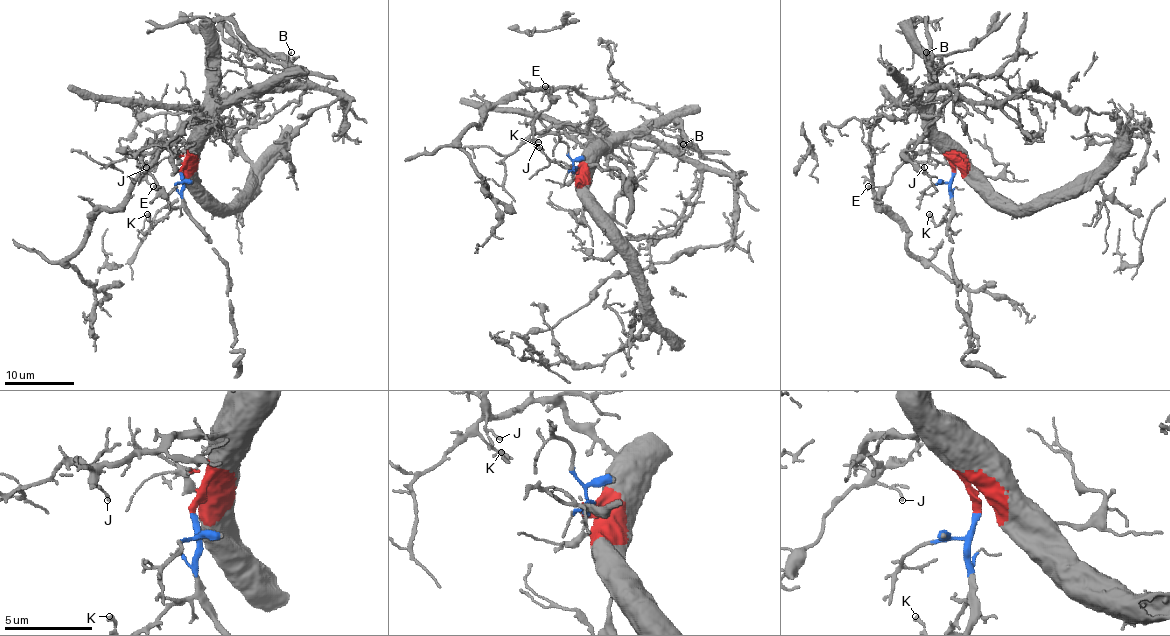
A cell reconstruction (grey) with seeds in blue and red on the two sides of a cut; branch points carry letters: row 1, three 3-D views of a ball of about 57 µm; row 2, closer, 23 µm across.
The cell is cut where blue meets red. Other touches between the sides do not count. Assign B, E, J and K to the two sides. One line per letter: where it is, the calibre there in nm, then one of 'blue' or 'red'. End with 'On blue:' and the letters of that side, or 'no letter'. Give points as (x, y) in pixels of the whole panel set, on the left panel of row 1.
B: place (291, 52); calibre 110 nm; red
E: place (153, 186); calibre 190 nm; red
J: place (146, 167); calibre 120 nm; red
K: place (147, 214); calibre 220 nm; blue
On blue: K

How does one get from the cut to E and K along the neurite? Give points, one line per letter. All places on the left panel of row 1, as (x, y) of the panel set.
E: (180, 173), (192, 141), (171, 141), (142, 157), (142, 164), (159, 187), (154, 185)
K: (180, 173), (182, 203), (154, 225), (147, 213)

